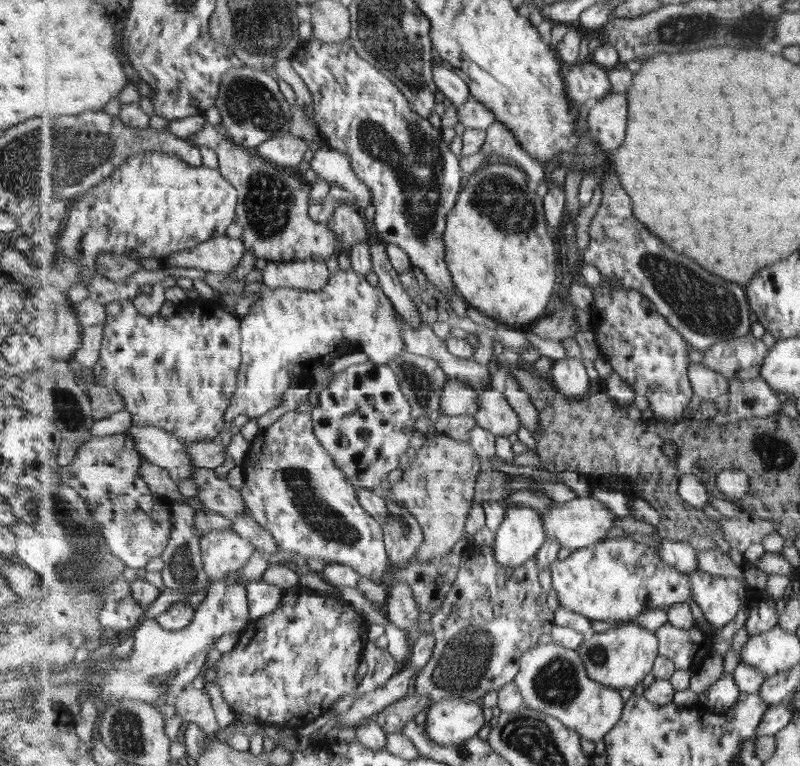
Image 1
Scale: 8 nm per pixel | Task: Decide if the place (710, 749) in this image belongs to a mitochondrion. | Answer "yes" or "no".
no

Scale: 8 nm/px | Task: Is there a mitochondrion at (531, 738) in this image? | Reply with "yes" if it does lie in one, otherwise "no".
yes

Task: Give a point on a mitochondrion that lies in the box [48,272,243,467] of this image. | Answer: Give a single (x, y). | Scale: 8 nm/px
(67, 406)

